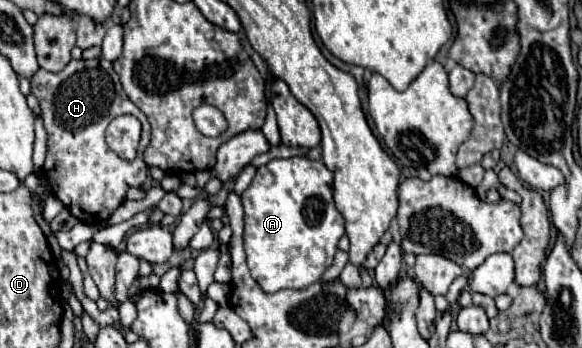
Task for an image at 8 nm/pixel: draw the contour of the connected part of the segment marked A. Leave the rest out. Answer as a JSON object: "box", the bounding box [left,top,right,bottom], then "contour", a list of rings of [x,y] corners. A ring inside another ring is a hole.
{"box":[242,156,344,292],"contour":[[[296,156],[288,160],[272,160],[256,170],[250,188],[242,194],[244,206],[244,248],[248,256],[248,268],[252,278],[264,292],[278,292],[282,288],[302,290],[322,278],[332,264],[338,240],[344,236],[344,218],[334,206],[332,198],[332,172],[320,162],[308,156]]]}

